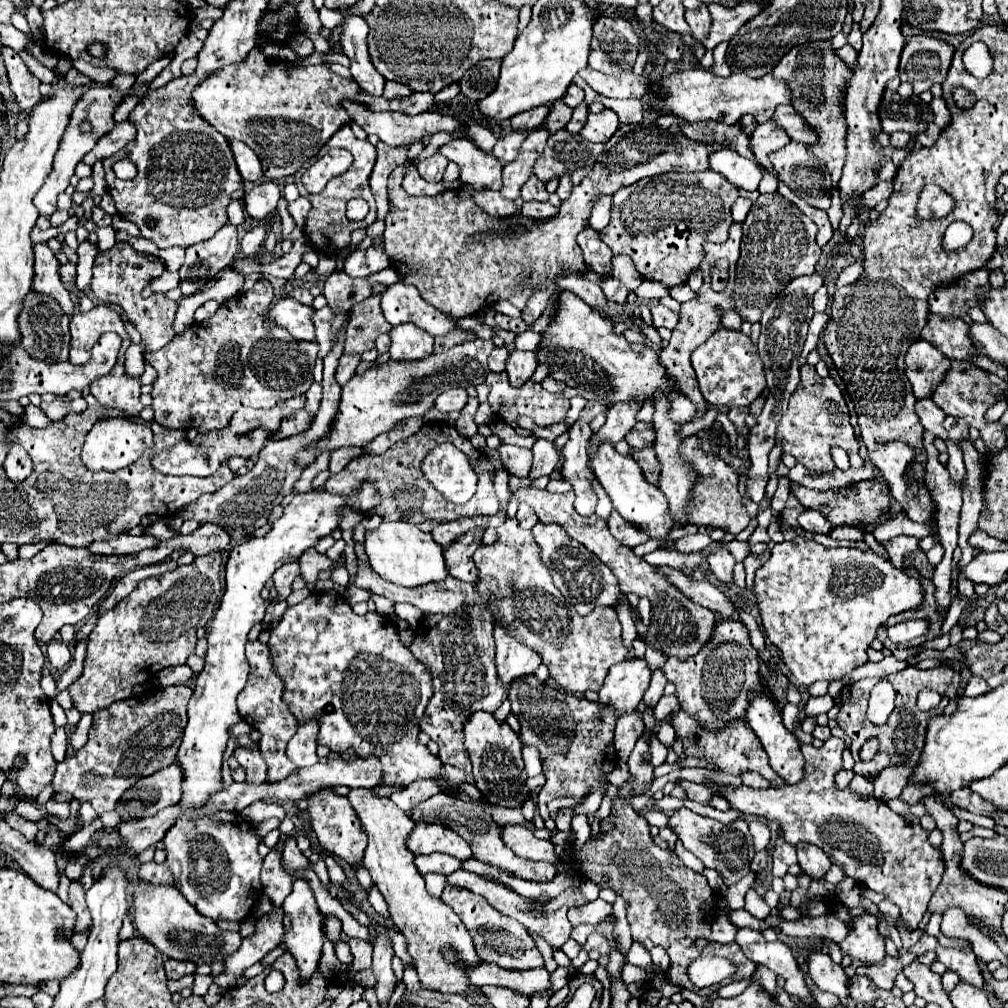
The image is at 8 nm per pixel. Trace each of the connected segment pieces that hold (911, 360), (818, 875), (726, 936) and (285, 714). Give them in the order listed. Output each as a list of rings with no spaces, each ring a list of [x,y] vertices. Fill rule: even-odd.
[[[922,339],[906,351],[904,361],[906,377],[918,399],[930,397],[950,367],[950,359],[946,359],[946,355],[942,355],[932,343]]]
[[[798,843],[798,863],[800,867],[812,877],[822,881],[822,875],[828,871],[828,867],[832,865],[828,855],[824,855],[824,851],[820,847],[814,847],[810,843]]]
[[[720,913],[714,921],[712,921],[712,935],[710,935],[710,941],[712,943],[720,943],[720,945],[726,945],[726,943],[732,943],[734,937],[736,937],[736,931],[738,927],[734,927],[728,917],[724,913]]]
[[[248,641],[246,643],[246,657],[248,657],[248,663],[250,663],[250,677],[248,677],[246,687],[238,695],[238,711],[240,711],[242,721],[246,721],[250,727],[260,731],[262,739],[260,739],[258,747],[262,751],[264,761],[268,763],[268,781],[276,783],[280,779],[286,779],[294,771],[294,765],[286,757],[286,745],[294,737],[294,733],[298,729],[298,723],[296,723],[294,715],[290,713],[290,709],[286,707],[286,703],[282,701],[284,683],[272,671],[268,645],[262,645],[260,641],[254,641],[254,643]]]

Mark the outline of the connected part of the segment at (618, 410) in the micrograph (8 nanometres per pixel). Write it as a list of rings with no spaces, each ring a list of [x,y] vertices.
[[[616,403],[608,413],[606,413],[606,423],[602,425],[602,429],[598,433],[594,433],[594,437],[590,439],[590,445],[600,443],[600,439],[608,439],[614,445],[626,437],[626,433],[636,425],[636,413],[638,413],[638,405],[636,403]]]

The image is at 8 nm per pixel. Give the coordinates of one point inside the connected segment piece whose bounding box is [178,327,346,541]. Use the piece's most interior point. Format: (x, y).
(241, 506)

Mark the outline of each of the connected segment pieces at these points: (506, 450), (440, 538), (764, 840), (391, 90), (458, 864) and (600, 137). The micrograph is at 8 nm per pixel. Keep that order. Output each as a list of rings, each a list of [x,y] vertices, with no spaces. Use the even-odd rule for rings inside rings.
[[[500,445],[498,455],[500,455],[502,467],[512,477],[526,479],[530,475],[530,467],[532,467],[532,451],[530,449],[522,449],[516,445]]]
[[[472,517],[450,521],[450,523],[442,523],[442,525],[432,529],[432,537],[434,537],[436,543],[442,543],[442,547],[446,549],[450,543],[454,543],[454,539],[458,539],[458,535],[464,535],[466,531],[474,529],[476,525],[478,525],[478,521],[472,519]]]
[[[752,821],[749,823],[750,833],[753,837],[753,845],[756,852],[765,849],[770,842],[771,832],[767,825],[760,821]]]
[[[386,81],[386,89],[384,89],[384,97],[386,99],[398,99],[398,97],[410,97],[410,95],[412,95],[410,87],[406,87],[402,83]]]
[[[430,853],[430,855],[418,855],[414,859],[418,871],[422,875],[426,873],[442,873],[442,875],[450,875],[458,869],[462,869],[462,861],[450,857],[450,855],[442,855],[442,853]]]
[[[612,109],[590,113],[580,135],[590,143],[606,143],[618,129],[618,115]]]

